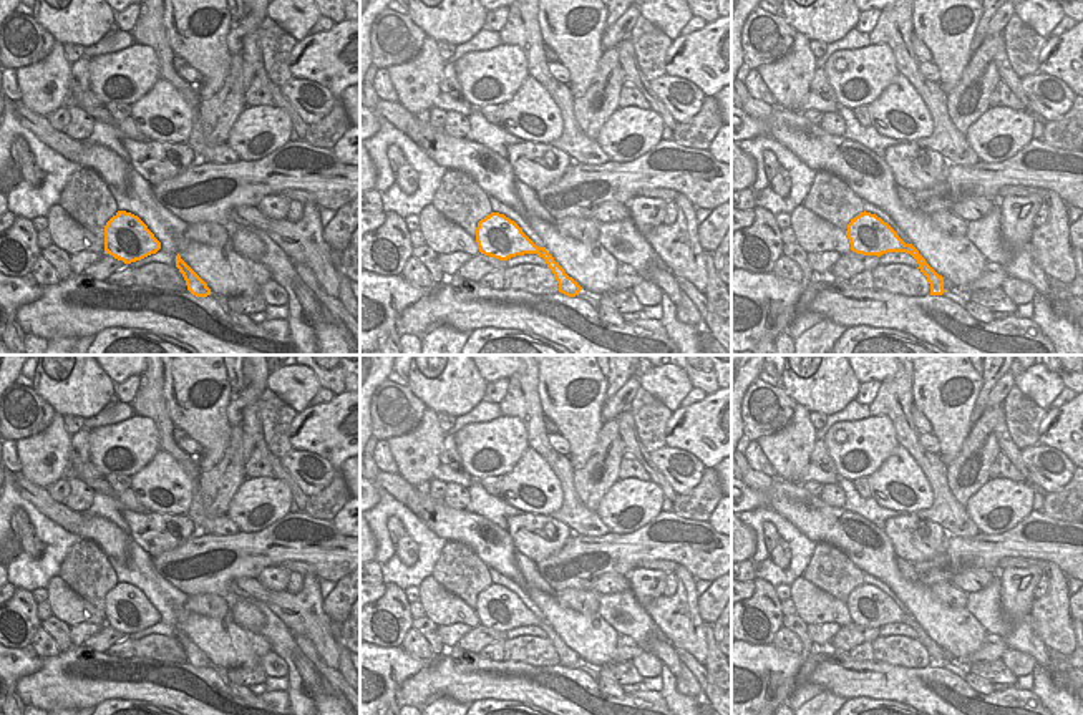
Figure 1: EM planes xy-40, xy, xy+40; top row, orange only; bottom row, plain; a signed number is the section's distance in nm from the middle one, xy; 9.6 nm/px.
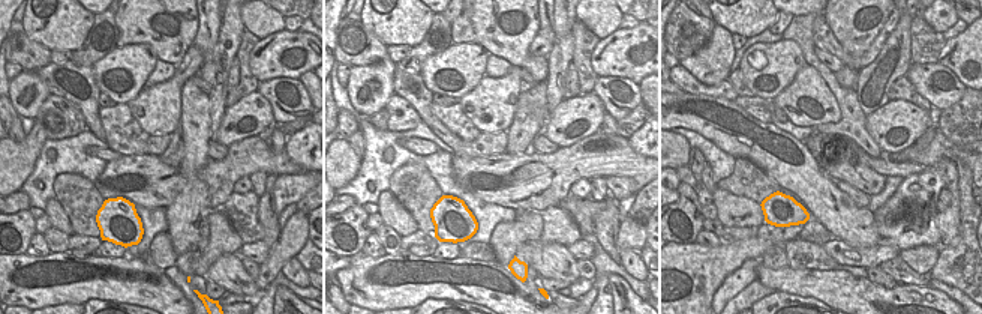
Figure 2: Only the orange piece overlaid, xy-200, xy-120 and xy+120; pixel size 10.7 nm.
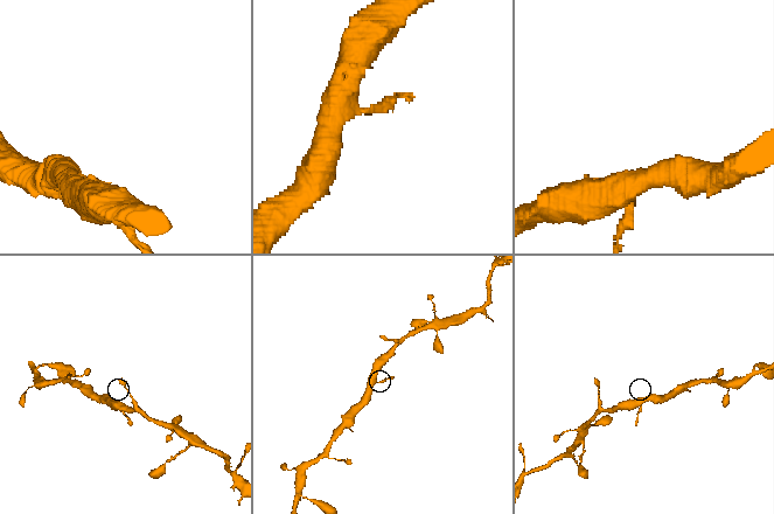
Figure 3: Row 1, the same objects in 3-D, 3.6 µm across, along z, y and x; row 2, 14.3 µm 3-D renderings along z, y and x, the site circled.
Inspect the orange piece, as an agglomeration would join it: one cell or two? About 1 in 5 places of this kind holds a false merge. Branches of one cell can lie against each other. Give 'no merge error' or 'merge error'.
no merge error

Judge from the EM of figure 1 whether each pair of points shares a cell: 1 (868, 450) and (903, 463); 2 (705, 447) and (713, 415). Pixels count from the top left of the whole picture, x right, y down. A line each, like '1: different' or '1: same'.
1: different
2: same

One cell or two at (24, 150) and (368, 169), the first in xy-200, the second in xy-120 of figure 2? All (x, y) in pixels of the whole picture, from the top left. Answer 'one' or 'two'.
two

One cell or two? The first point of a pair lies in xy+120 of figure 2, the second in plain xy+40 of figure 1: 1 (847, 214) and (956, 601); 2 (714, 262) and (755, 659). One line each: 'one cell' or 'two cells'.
1: two cells
2: one cell

